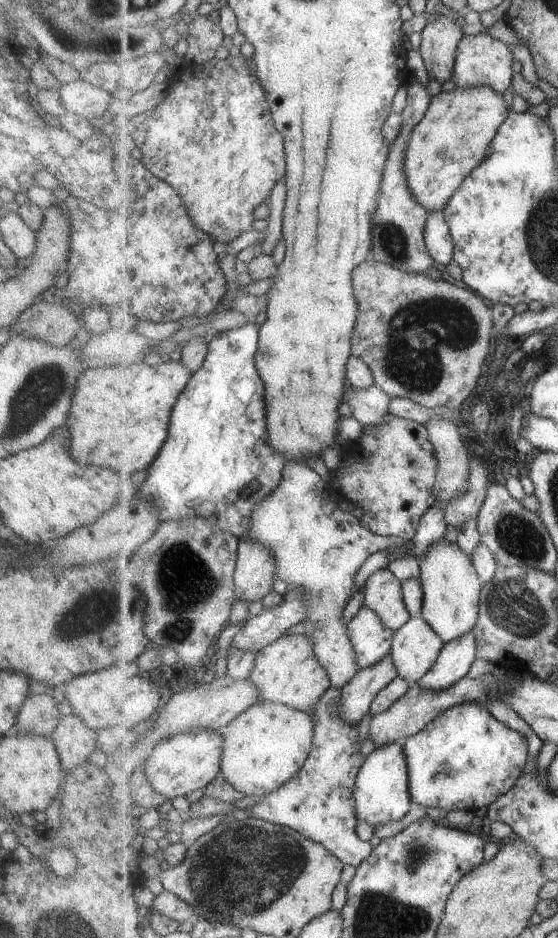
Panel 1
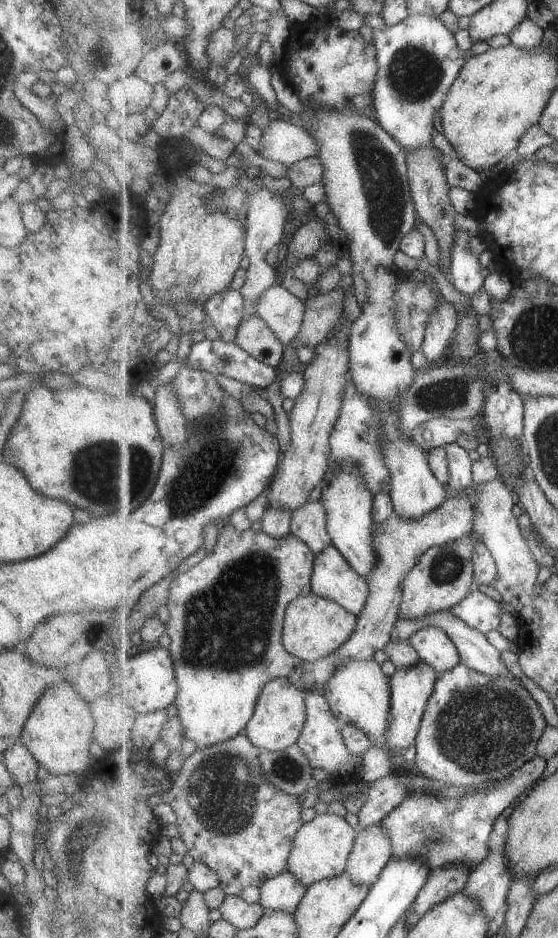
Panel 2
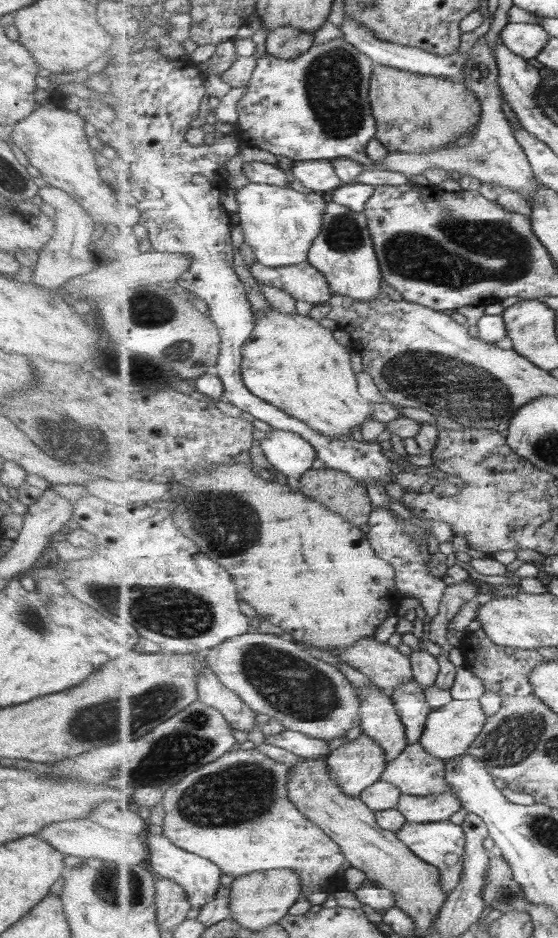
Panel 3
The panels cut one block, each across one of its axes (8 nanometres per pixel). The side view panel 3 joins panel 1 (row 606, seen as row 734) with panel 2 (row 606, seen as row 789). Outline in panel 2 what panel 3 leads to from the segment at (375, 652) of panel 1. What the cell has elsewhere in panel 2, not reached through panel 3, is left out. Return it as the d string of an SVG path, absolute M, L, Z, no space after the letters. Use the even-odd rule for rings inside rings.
M332 543L321 556L316 556L312 592L335 600L359 616L368 603L369 583Z

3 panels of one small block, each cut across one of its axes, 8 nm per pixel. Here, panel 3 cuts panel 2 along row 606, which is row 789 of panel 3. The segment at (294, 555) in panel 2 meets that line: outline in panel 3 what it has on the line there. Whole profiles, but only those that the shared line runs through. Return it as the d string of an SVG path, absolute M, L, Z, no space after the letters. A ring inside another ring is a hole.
M257 748L233 749L220 759L199 767L181 782L165 788L162 800L166 815L160 831L187 852L212 860L226 875L239 878L254 872L292 868L299 871L304 882L302 894L321 896L333 884L341 884L341 876L351 868L351 861L327 833L293 804L288 795L291 767L273 760Z

